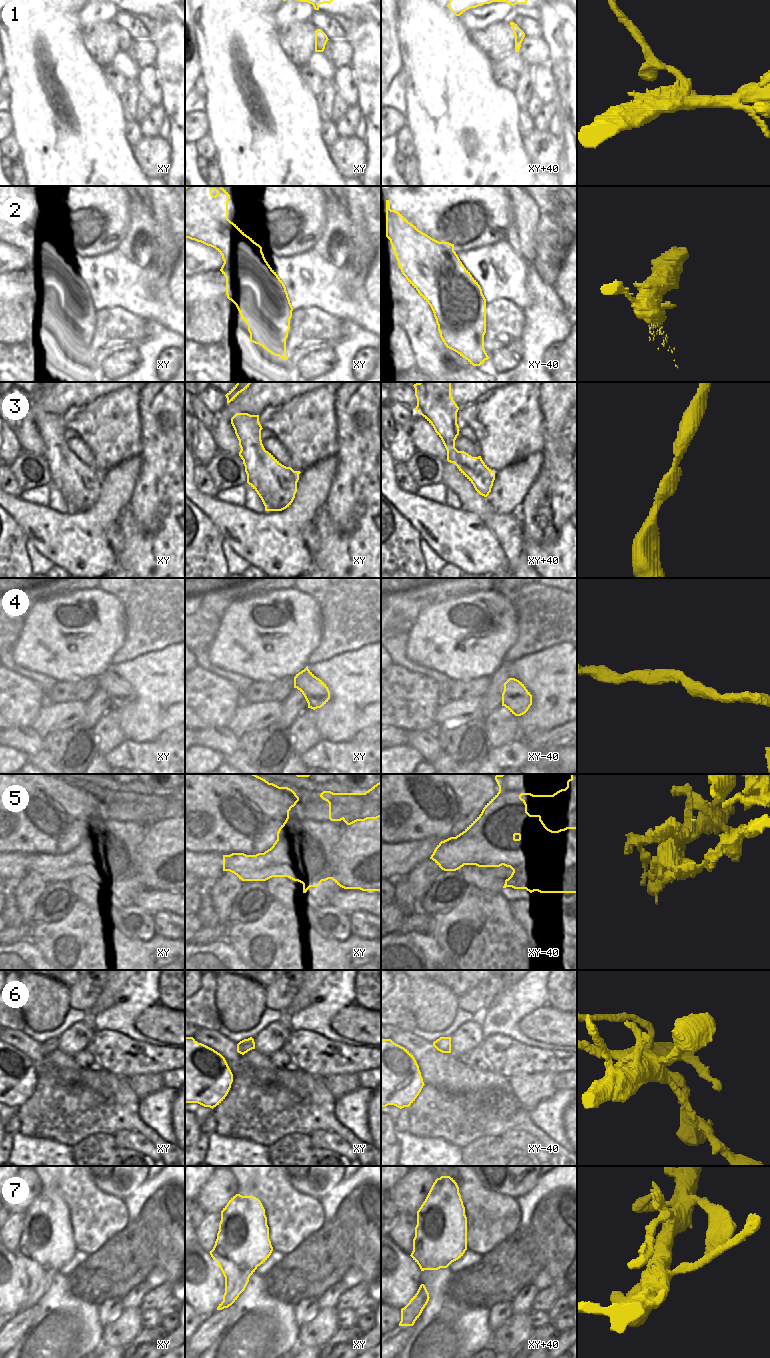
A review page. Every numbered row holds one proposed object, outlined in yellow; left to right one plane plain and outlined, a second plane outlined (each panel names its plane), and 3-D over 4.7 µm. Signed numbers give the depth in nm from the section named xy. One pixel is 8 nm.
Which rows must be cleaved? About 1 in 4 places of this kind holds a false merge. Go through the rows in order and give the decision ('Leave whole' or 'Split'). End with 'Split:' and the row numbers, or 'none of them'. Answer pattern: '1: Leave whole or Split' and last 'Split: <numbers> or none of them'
1: Split
2: Leave whole
3: Leave whole
4: Leave whole
5: Split
6: Leave whole
7: Leave whole
Split: 1, 5.

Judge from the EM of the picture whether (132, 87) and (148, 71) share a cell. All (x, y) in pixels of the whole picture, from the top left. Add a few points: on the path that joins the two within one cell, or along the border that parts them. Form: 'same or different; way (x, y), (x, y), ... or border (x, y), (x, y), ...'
different; border (136, 80), (141, 91)

